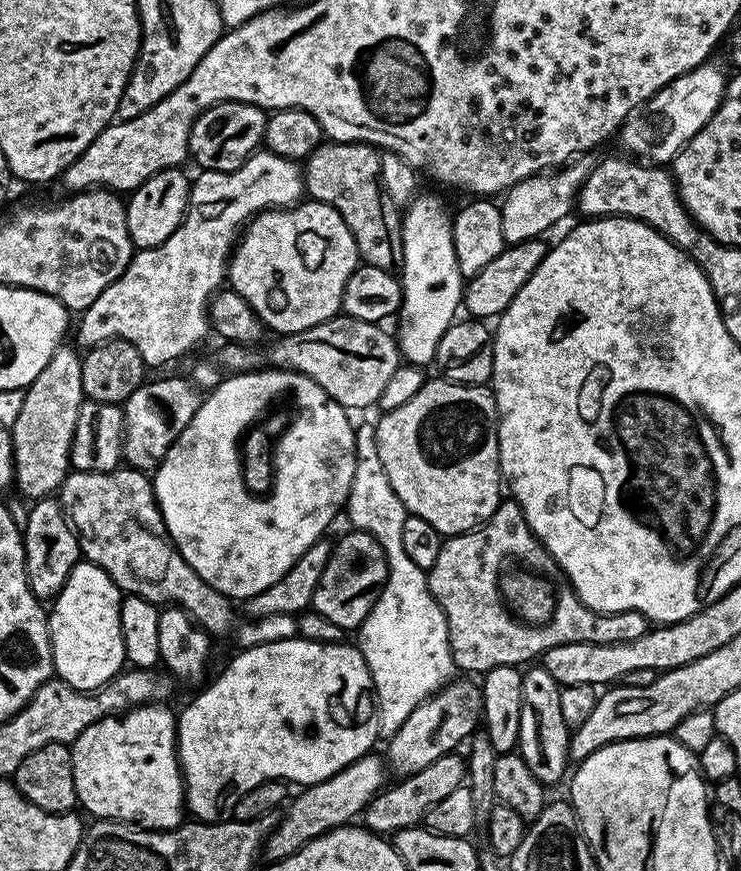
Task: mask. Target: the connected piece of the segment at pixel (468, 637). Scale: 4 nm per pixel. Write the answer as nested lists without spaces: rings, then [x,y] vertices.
[[[504,498],[494,510],[492,517],[484,521],[479,528],[472,528],[457,536],[447,537],[442,550],[438,550],[438,559],[434,561],[434,566],[427,569],[428,589],[432,591],[433,598],[438,602],[438,606],[442,606],[442,610],[446,614],[448,641],[452,647],[452,661],[456,663],[457,669],[461,673],[483,674],[494,670],[494,666],[510,666],[511,664],[524,666],[529,663],[527,660],[531,656],[543,657],[546,650],[570,642],[590,642],[591,644],[634,642],[638,638],[642,638],[642,634],[647,632],[650,627],[650,621],[641,612],[602,613],[590,610],[590,606],[583,604],[576,597],[576,591],[570,586],[564,586],[564,589],[560,588],[555,593],[556,605],[549,622],[538,625],[525,623],[509,611],[508,605],[500,595],[500,575],[506,568],[504,560],[508,559],[521,560],[519,563],[529,570],[544,570],[542,568],[548,567],[551,569],[554,564],[552,555],[544,549],[540,539],[530,530],[530,526],[526,522],[526,514],[522,514],[522,510],[515,500]]]

